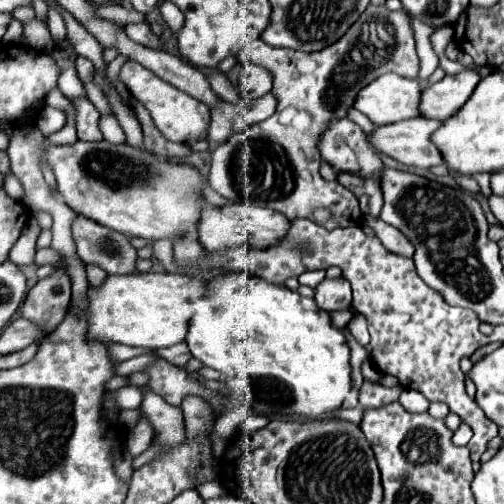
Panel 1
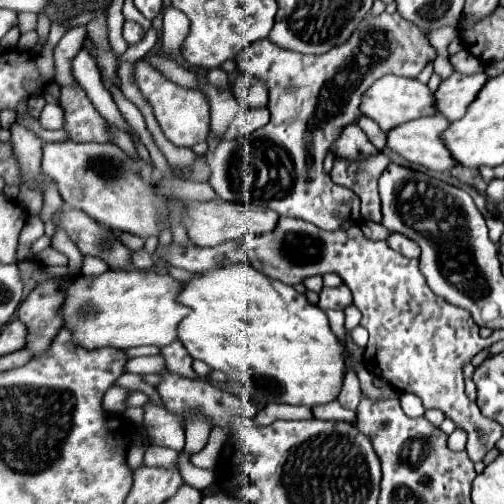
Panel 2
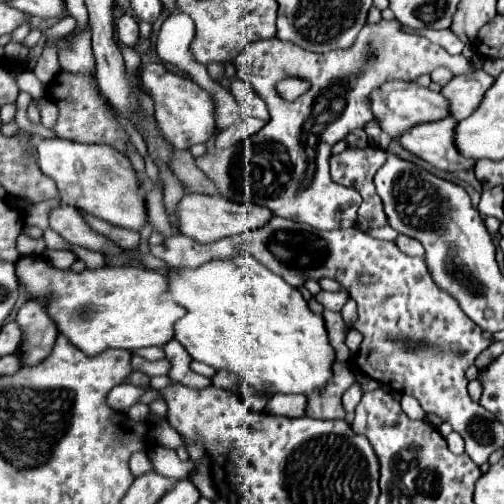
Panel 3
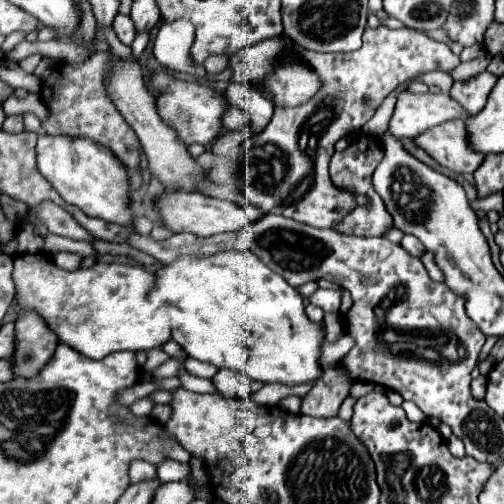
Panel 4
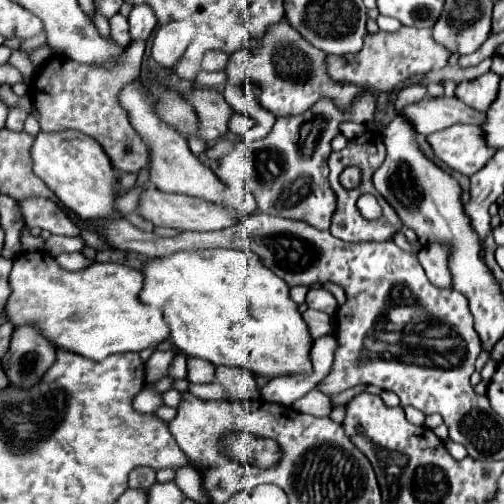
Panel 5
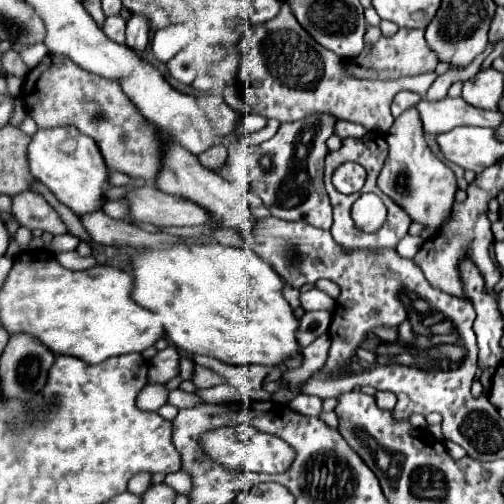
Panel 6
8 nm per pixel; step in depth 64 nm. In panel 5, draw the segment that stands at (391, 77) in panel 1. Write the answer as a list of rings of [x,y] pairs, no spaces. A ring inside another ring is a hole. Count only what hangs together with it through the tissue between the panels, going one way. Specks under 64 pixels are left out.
[[[422,98],[414,104],[406,104],[400,112],[400,116],[410,122],[410,126],[416,130],[416,134],[428,136],[436,130],[448,128],[452,124],[482,124],[484,114],[468,108],[458,98]]]

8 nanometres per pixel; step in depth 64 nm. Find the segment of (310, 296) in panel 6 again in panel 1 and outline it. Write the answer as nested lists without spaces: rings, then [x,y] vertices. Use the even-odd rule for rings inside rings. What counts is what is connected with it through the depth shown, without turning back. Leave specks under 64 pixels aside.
[[[344,276],[324,278],[316,286],[316,304],[324,310],[346,310],[352,304],[352,288]]]

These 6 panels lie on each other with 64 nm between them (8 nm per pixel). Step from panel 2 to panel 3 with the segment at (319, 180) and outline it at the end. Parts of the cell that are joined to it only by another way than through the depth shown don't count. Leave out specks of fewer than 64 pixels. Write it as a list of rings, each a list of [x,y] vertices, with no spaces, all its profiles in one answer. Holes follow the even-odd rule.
[[[396,18],[376,24],[366,22],[356,42],[346,50],[312,54],[294,44],[268,38],[252,42],[234,62],[238,76],[252,84],[268,104],[270,120],[248,140],[218,150],[208,166],[204,166],[206,176],[228,200],[260,204],[276,216],[300,220],[320,230],[356,226],[356,214],[362,204],[360,194],[332,182],[328,158],[336,142],[374,118],[370,112],[370,92],[386,80],[416,80],[438,66],[450,68],[452,74],[474,72],[472,58],[452,56],[414,30],[404,32]],[[286,78],[306,80],[310,84],[308,92],[296,100],[284,100],[276,92],[276,84]]]

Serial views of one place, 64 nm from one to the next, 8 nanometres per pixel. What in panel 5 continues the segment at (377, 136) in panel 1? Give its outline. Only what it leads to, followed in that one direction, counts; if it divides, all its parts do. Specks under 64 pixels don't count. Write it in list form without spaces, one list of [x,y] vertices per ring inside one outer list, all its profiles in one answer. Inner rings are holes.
[[[454,124],[450,128],[426,136],[426,140],[442,162],[446,162],[452,170],[462,172],[466,176],[478,172],[494,154],[484,144],[480,128],[470,124]]]

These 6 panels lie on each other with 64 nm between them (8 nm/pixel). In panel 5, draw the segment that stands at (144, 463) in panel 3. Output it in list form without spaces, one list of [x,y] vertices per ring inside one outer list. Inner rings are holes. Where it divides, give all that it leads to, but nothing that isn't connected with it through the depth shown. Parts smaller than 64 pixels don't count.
[[[138,466],[129,474],[128,486],[130,488],[150,488],[156,482],[156,470]]]

